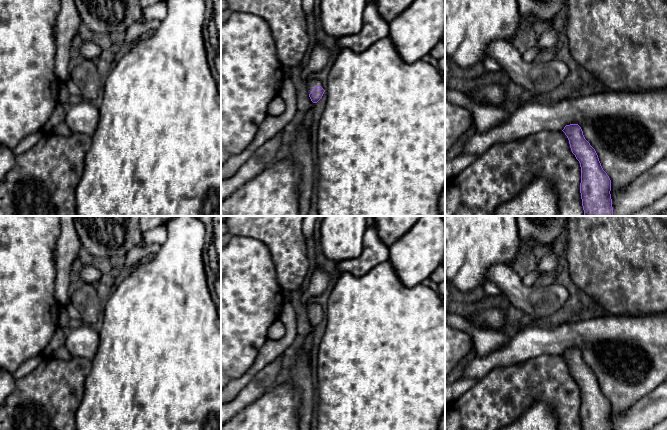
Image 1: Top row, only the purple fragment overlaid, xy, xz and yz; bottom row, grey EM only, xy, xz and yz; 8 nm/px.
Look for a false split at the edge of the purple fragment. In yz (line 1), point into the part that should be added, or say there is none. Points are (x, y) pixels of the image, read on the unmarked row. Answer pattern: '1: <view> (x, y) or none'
1: none

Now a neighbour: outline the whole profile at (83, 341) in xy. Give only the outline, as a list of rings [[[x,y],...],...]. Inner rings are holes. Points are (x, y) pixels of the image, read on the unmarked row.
[[[83,324],[76,329],[66,330],[64,346],[72,356],[92,360],[99,348],[99,331]]]

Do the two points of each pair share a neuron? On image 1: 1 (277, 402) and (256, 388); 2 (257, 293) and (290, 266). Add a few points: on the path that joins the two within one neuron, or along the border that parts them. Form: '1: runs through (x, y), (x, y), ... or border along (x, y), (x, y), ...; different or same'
1: border along (270, 387), (245, 407); different
2: border along (271, 254), (276, 280), (286, 299); different

